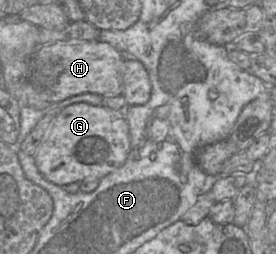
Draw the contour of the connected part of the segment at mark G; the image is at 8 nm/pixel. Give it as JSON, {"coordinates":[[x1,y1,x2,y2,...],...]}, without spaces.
{"coordinates":[[75,103,52,120,35,153,40,174,58,186,100,180,125,163,130,151,129,126,125,117,103,106]]}

